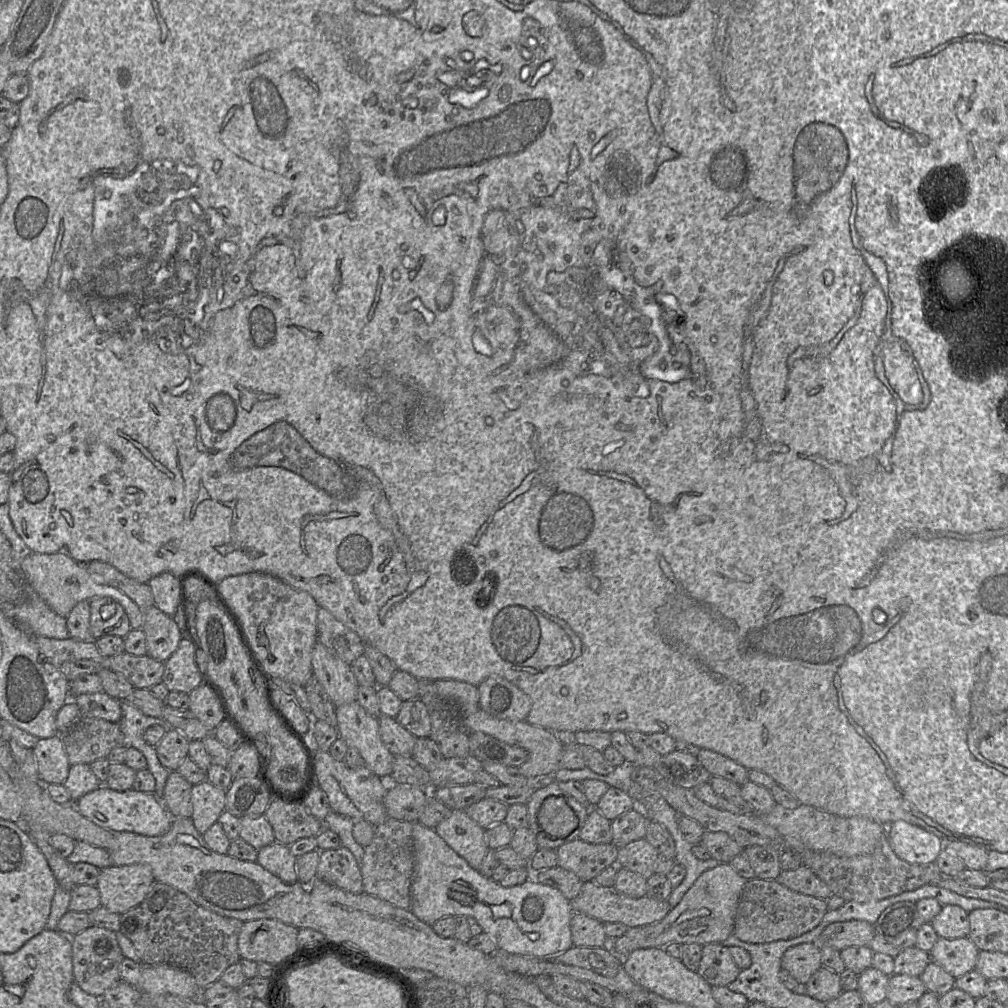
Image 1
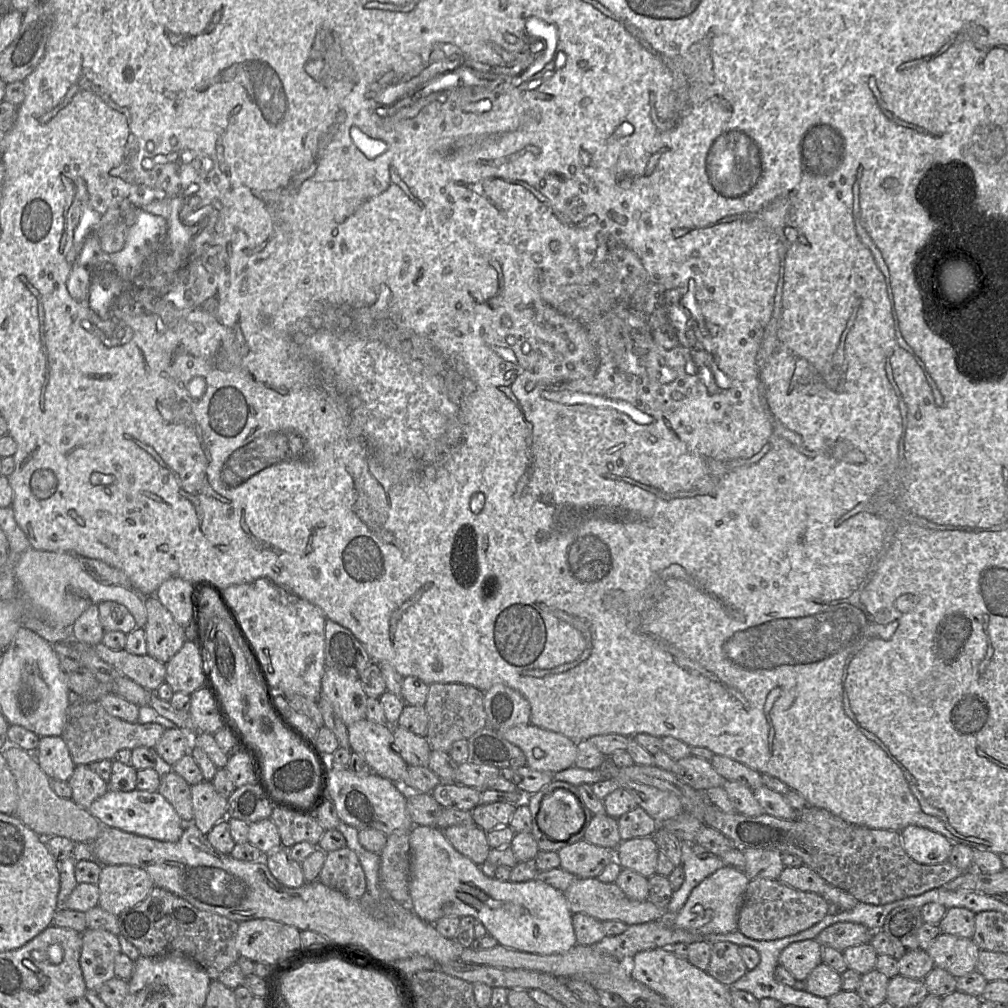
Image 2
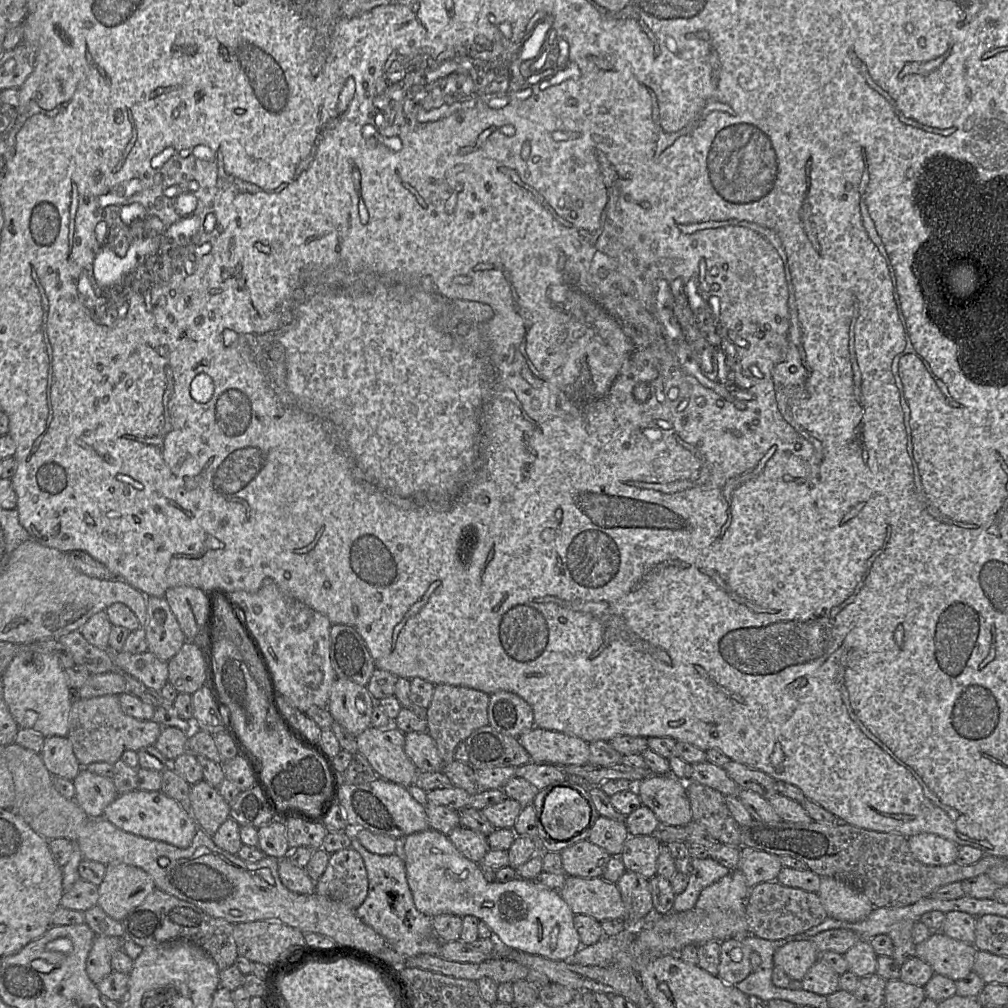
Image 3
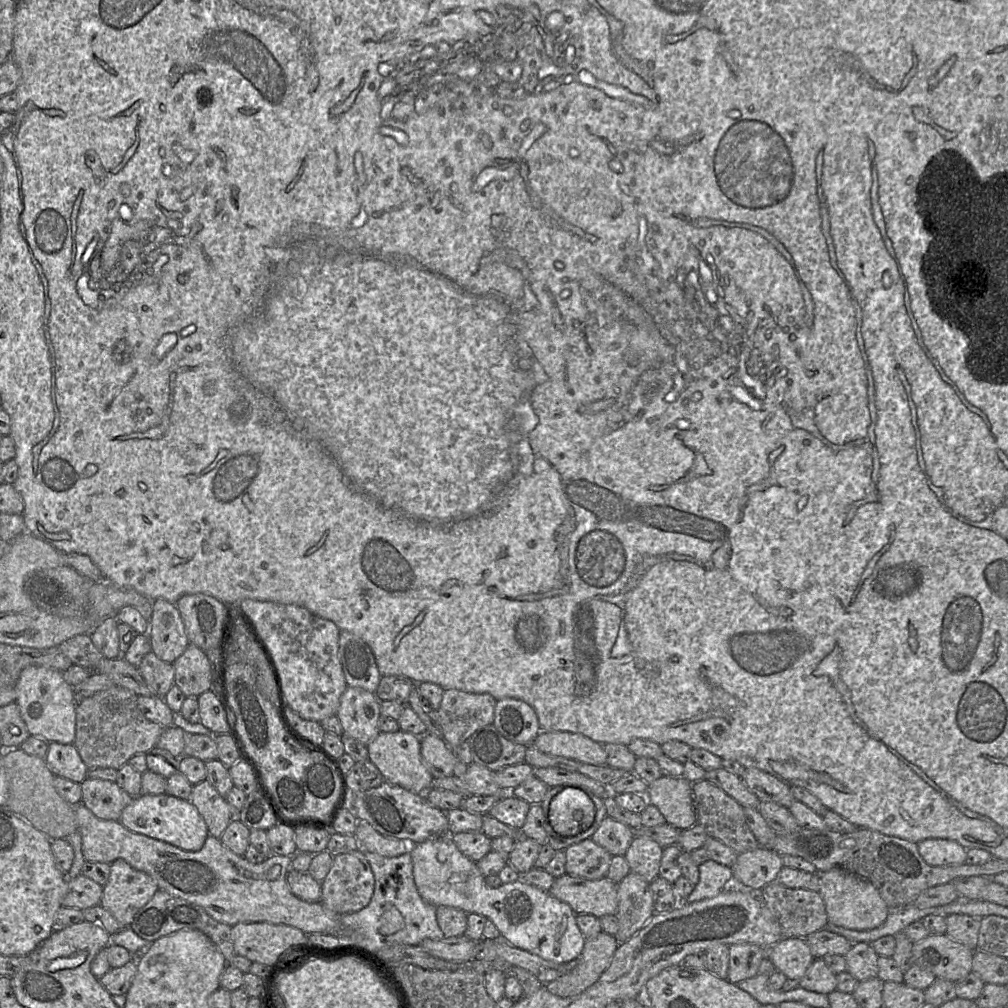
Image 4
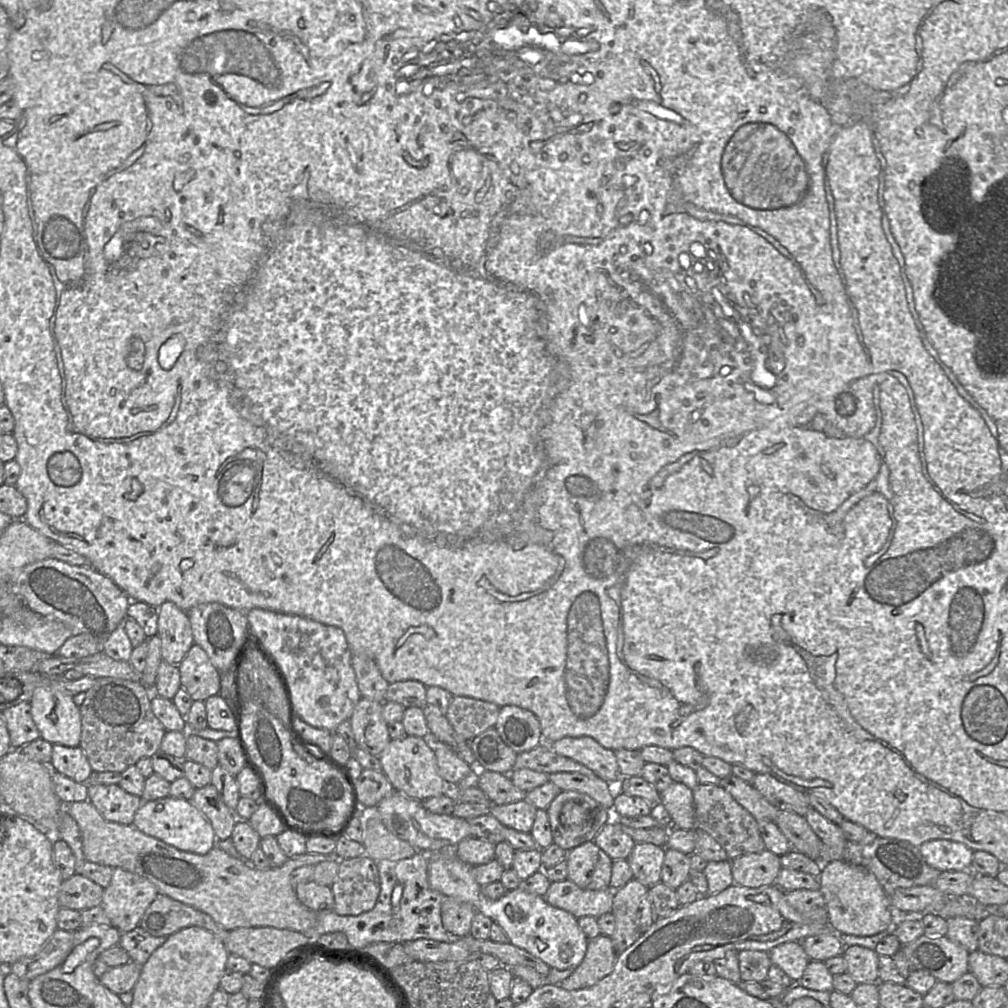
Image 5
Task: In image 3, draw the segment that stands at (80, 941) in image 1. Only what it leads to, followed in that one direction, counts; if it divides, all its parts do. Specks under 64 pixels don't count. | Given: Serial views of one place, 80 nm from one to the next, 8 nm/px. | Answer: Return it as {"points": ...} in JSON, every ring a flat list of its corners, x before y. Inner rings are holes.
{"points":[[96,935,86,960,86,972,95,984,98,984,112,970,113,954,122,948,122,938]]}

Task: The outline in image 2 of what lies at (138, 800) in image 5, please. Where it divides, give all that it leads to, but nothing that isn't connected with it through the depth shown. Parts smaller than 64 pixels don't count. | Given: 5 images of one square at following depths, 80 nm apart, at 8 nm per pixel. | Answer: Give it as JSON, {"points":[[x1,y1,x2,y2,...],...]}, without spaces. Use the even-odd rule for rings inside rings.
{"points":[[77,765,67,782,72,789,72,800,87,810,96,799,109,790,108,783,89,765]]}

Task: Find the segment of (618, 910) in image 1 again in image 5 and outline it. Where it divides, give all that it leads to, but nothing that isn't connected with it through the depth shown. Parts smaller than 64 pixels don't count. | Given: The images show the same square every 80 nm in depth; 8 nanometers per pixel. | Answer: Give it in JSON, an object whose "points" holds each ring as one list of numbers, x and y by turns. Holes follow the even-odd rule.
{"points":[[566,878,551,882,544,898,550,905,571,913,577,919,583,916,599,918,612,912,614,891,611,888,584,889]]}

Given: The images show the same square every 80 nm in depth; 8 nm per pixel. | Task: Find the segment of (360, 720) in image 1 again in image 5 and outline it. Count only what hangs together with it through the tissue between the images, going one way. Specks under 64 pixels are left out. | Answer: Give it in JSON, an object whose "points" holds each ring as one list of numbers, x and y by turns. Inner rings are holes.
{"points":[[406,736,402,739,393,739,380,754,379,760,383,773,395,791,409,798,423,802,430,797,450,793,451,786,438,773,434,744,428,738]]}

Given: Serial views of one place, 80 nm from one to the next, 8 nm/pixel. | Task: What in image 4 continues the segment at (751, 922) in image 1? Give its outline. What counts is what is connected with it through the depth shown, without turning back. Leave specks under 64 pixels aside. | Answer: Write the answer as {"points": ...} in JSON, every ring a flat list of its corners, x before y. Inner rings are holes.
{"points":[[773,882,762,889,767,907,776,917,783,938,807,938,825,929,828,917,818,892,787,888]]}

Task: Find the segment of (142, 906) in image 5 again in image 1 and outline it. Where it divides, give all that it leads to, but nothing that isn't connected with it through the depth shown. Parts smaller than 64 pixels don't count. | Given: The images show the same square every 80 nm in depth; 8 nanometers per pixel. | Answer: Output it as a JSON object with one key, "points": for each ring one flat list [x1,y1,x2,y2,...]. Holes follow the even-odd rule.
{"points":[[112,865,100,870,96,887,100,892,101,906,110,912,123,914,138,906,155,882,147,865]]}

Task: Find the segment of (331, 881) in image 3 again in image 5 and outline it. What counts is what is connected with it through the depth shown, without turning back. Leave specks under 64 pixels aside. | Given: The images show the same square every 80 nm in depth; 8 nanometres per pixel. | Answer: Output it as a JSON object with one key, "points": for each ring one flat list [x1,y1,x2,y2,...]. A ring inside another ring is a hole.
{"points":[[367,855,339,860,339,870,330,887,334,913,358,916,372,910,381,889,376,861]]}

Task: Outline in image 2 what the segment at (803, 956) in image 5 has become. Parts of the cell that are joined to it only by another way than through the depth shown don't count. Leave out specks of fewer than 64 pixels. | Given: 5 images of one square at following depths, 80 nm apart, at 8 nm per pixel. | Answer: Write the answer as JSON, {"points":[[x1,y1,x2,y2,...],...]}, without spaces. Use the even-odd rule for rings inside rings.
{"points":[[815,939,794,942,783,949,778,963,796,981,805,981,809,974,822,963,822,947]]}

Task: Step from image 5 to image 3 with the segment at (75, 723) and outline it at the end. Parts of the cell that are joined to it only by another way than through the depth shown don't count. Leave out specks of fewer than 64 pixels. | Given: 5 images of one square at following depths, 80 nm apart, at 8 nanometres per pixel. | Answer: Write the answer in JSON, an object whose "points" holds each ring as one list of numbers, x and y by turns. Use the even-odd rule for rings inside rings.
{"points":[[22,645,1,680,2,699,20,728,32,730,43,737,67,737,75,692,70,688,66,672,57,656,38,645]]}

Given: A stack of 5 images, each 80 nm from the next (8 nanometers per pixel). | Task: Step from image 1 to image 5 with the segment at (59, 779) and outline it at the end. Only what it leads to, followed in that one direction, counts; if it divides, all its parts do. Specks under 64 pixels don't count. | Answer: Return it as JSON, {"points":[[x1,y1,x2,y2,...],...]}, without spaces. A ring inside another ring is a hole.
{"points":[[53,744,49,765,53,772,61,773,77,783,88,784,93,770,80,747]]}

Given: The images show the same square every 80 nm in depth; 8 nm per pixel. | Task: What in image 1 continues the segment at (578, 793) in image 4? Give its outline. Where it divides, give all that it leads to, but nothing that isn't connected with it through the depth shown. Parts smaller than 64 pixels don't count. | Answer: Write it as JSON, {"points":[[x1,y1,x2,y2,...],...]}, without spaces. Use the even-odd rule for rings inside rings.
{"points":[[549,797,541,805,538,822,542,829,552,838,565,838,578,825,574,810,562,797]]}

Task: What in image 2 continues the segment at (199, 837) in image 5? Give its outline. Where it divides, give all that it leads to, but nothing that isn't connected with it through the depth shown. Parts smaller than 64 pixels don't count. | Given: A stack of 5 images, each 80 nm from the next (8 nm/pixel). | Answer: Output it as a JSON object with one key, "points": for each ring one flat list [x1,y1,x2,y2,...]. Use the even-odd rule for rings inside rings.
{"points":[[109,789,91,804,88,811,104,827,117,828,128,833,160,841,178,841,186,825,174,807,159,791,149,792,134,789,129,792,120,792]]}

